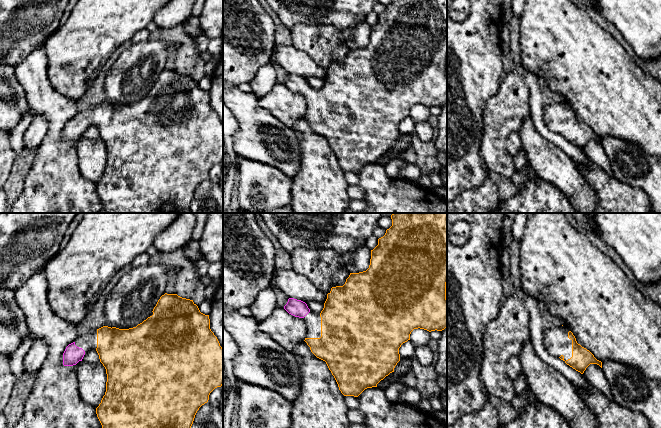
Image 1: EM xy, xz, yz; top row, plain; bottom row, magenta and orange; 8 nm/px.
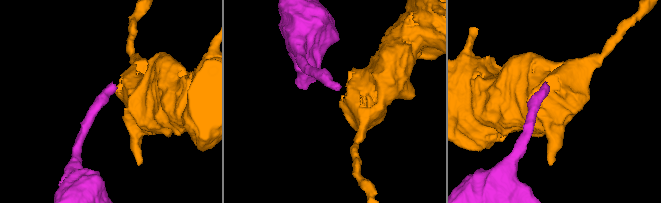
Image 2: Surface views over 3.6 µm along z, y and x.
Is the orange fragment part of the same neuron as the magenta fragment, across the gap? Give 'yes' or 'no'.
yes

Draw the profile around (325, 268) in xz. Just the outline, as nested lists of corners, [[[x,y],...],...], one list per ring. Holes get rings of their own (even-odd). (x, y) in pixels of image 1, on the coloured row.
[[[296,248],[291,254],[292,270],[307,277],[314,286],[327,294],[336,286],[343,286],[350,272],[342,254],[329,248]]]

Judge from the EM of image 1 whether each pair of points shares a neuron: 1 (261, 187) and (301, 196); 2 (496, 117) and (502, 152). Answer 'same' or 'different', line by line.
1: different
2: same

